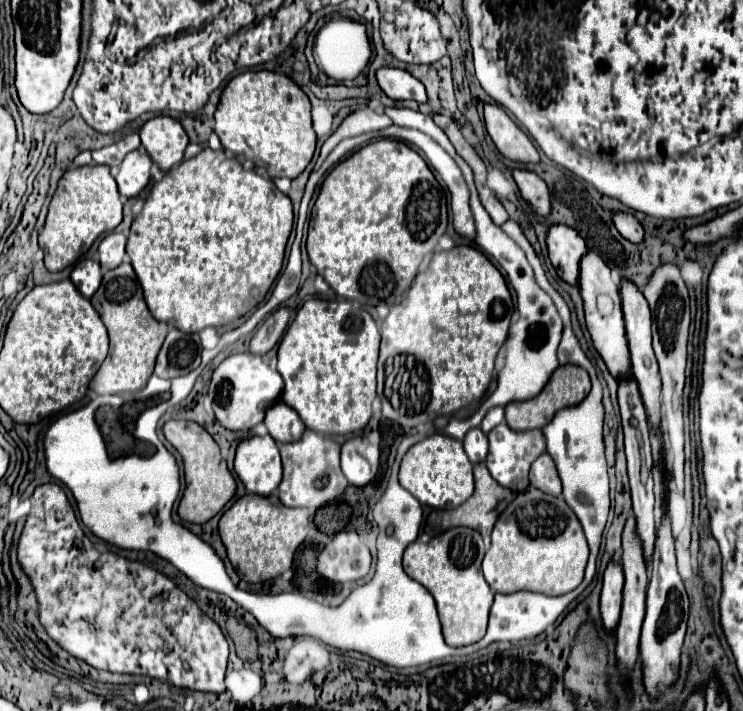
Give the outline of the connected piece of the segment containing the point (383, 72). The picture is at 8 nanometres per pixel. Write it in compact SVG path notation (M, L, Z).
M380 68L376 72L378 86L392 100L416 100L426 102L426 90L420 80L416 80L406 70L398 68Z

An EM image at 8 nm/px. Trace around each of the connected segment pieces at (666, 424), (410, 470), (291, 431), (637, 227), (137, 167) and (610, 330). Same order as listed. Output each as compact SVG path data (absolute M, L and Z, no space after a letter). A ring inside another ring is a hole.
M668 262L656 268L652 280L642 288L644 298L650 304L652 312L652 348L660 366L662 380L662 430L666 434L668 454L672 462L672 482L684 482L684 422L682 422L682 390L686 382L686 342L688 342L688 326L690 326L690 298L686 284L680 276L676 264Z
M432 434L416 442L400 464L400 484L420 502L432 508L456 508L474 492L472 464L462 448L462 442L444 434Z
M276 402L272 408L268 408L264 424L268 426L270 436L276 442L284 442L284 444L300 440L300 436L306 430L300 416L292 408L288 408L284 402Z
M612 212L612 222L616 226L616 230L632 242L642 242L644 240L644 228L642 224L628 212Z
M144 150L130 152L124 158L120 172L116 176L120 194L126 198L138 196L146 188L146 184L150 182L150 166L152 166L152 160Z
M588 250L588 256L580 260L580 296L584 302L584 316L586 316L586 328L592 336L594 348L600 352L604 358L606 366L610 368L612 376L618 378L622 374L630 372L630 352L628 352L628 340L624 332L624 318L622 318L622 308L620 308L620 292L618 284L612 280L608 266L596 252Z

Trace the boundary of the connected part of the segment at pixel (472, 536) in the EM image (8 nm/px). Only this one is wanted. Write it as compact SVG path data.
M452 528L432 538L428 544L416 540L404 552L404 572L412 580L420 582L436 600L444 640L448 646L468 646L486 634L494 592L482 576L480 566L484 552L486 548L480 532L472 528Z

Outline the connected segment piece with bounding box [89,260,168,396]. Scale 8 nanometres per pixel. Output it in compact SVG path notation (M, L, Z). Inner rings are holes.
M122 262L114 270L106 270L98 292L92 296L92 306L100 314L110 336L110 354L94 374L89 389L96 394L126 394L142 390L154 372L154 360L168 334L168 326L158 322L148 312L138 278L130 262Z

